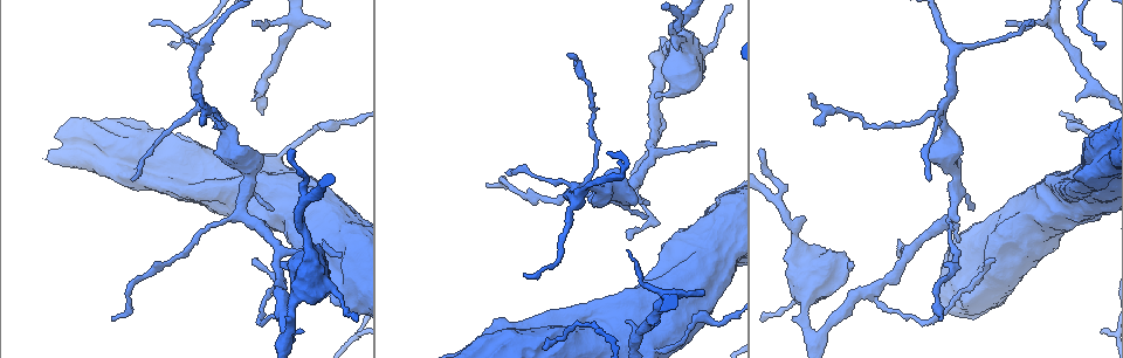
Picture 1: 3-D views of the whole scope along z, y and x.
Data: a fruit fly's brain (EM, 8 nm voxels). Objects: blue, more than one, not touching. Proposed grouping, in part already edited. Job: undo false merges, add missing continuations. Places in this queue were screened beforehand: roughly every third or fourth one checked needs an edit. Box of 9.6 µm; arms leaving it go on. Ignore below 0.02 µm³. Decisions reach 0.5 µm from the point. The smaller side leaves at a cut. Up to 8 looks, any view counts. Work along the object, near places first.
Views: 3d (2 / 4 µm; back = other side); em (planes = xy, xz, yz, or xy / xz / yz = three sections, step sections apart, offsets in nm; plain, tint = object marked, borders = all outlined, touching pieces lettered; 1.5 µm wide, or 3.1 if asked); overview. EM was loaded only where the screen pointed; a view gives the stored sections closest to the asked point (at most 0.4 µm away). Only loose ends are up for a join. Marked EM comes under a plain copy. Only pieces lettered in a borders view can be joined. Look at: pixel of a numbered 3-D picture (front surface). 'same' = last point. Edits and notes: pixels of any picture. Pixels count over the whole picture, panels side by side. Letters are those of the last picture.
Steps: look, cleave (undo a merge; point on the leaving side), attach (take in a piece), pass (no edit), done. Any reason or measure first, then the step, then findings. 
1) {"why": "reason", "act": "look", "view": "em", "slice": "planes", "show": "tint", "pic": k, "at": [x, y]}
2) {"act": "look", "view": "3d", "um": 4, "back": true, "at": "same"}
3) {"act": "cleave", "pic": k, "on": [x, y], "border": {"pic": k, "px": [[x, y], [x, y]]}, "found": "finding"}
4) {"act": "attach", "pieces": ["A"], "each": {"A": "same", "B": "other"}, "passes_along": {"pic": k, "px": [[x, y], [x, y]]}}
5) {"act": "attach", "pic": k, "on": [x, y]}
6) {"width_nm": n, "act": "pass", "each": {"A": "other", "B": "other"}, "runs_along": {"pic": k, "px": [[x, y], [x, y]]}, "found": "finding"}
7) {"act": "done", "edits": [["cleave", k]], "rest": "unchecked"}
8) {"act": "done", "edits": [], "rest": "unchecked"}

{"act": "look", "view": "em", "slice": "planes", "show": "borders", "pic": 1, "at": [930, 324]}

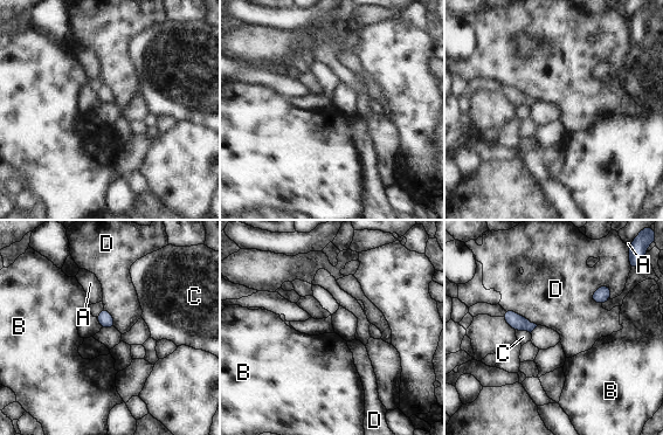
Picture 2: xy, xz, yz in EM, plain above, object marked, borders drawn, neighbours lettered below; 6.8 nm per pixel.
{"act": "pass", "each": {"A": "other", "B": "other", "C": "other", "D": "other"}, "found": "one cell here"}

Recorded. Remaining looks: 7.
{"why": "free end", "act": "look", "view": "3d", "um": 4, "pic": 1, "at": [509, 171]}

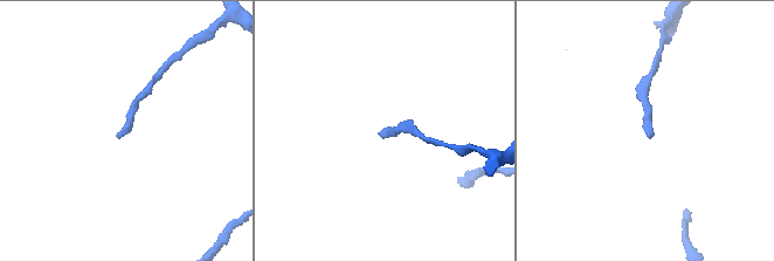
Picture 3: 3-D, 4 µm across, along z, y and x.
{"act": "look", "view": "em", "slice": "yz", "step": 8, "show": "borders", "pic": 3, "at": [116, 136]}

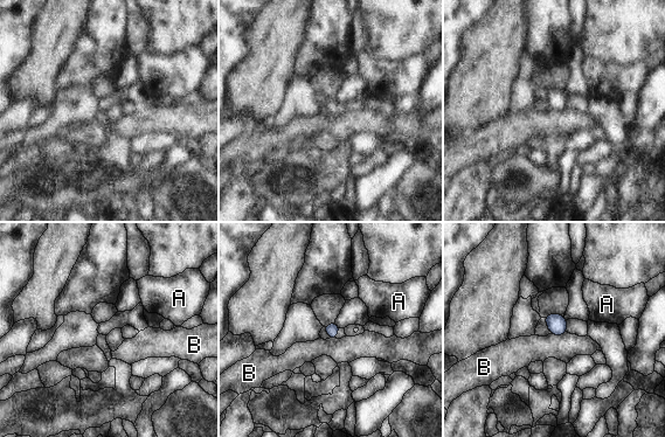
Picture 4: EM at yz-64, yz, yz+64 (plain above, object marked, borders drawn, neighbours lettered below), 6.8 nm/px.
{"width_nm": 90, "act": "pass", "each": {"A": "other", "B": "other"}, "found": "no lettered piece goes on from it"}

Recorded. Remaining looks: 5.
{"why": "free end", "act": "look", "view": "em", "slice": "planes", "show": "borders", "pic": 1, "at": [1007, 22]}

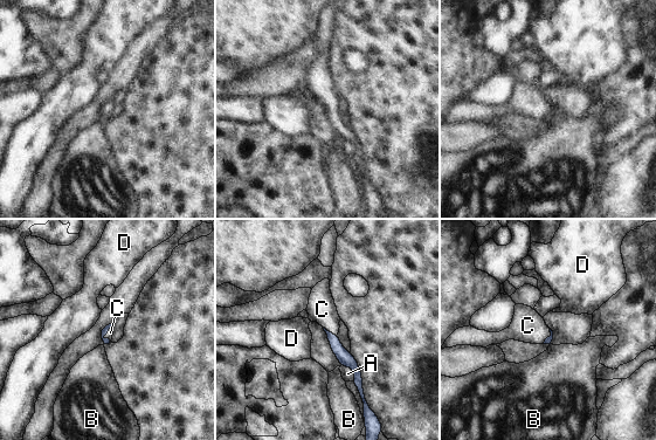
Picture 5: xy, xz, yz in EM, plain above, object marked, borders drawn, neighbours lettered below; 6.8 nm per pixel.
{"act": "attach", "pieces": ["C"], "each": {"A": "other", "B": "other", "C": "same", "D": "other"}, "passes_along": {"pic": 5, "px": [[345, 358], [329, 331], [322, 309]]}, "found": "it goes on there"}

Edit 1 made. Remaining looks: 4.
{"act": "done", "edits": [["attach", 5]], "rest": "unchecked"}

